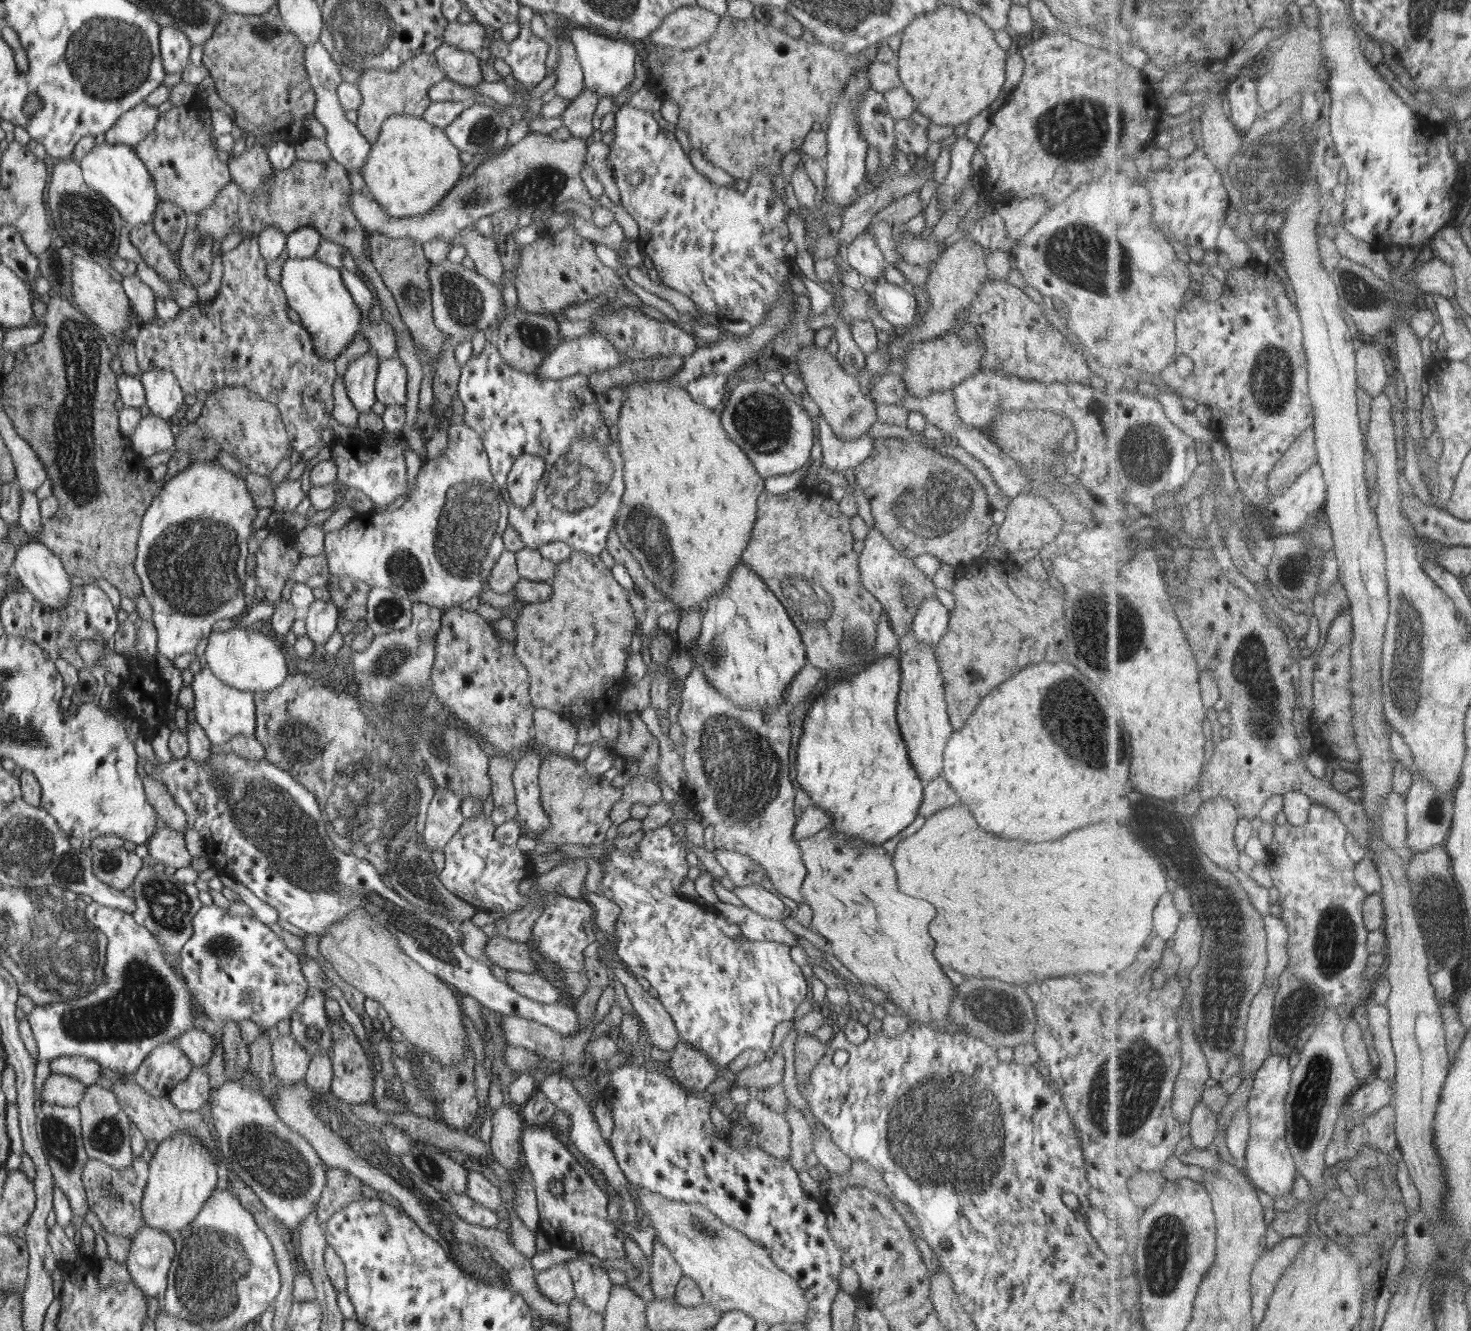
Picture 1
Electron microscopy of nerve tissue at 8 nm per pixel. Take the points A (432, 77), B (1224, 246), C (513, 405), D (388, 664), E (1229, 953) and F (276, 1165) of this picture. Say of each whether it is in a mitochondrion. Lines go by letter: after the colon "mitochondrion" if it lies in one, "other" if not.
A: other
B: other
C: other
D: mitochondrion
E: mitochondrion
F: mitochondrion

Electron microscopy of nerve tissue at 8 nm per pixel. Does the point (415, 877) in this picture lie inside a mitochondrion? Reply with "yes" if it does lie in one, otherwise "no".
yes

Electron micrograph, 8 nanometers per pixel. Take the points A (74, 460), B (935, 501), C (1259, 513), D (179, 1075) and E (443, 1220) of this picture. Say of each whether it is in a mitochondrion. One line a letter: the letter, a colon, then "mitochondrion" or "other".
A: mitochondrion
B: mitochondrion
C: other
D: other
E: mitochondrion

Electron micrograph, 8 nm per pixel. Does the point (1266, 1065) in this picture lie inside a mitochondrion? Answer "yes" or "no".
no

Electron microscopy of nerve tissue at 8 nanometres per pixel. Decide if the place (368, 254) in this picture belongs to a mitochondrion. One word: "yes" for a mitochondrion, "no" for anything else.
no

